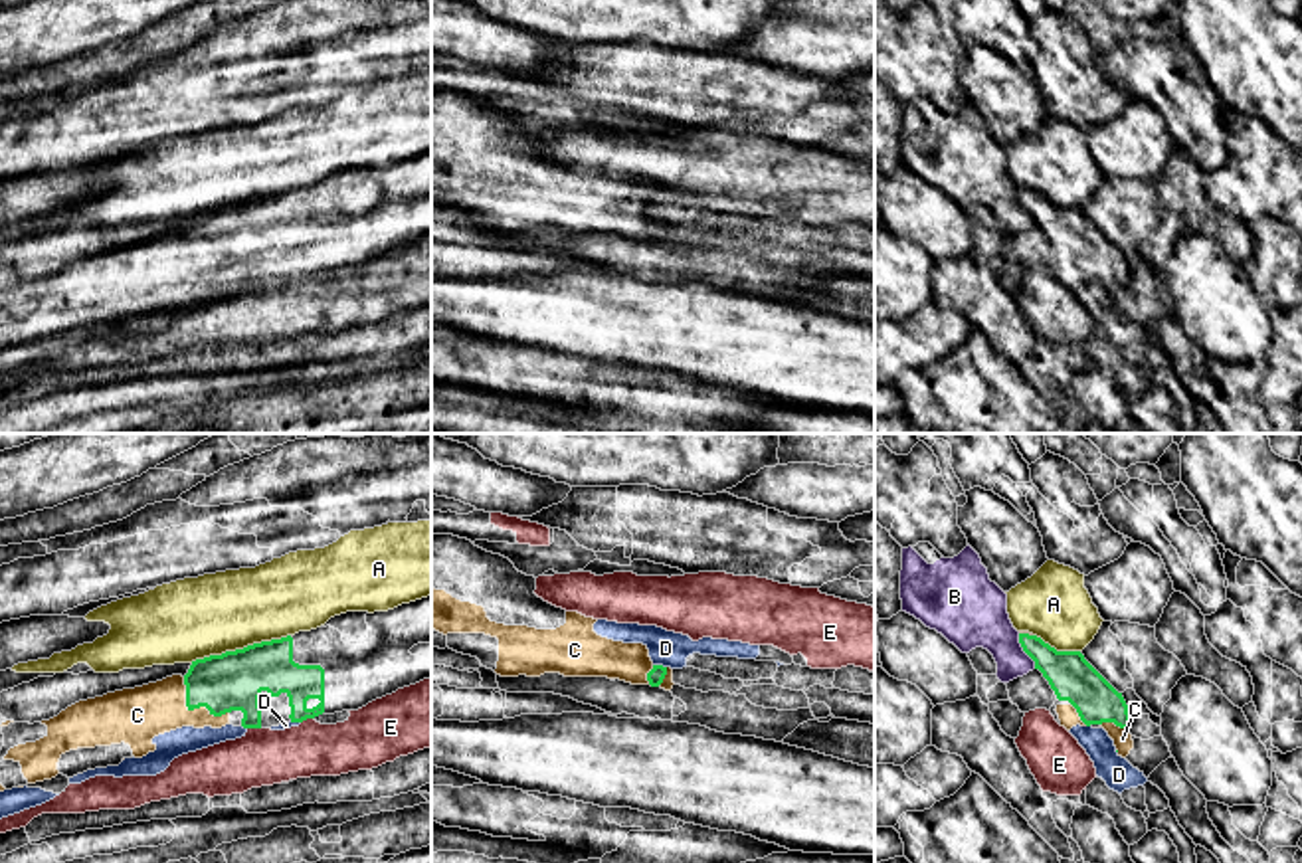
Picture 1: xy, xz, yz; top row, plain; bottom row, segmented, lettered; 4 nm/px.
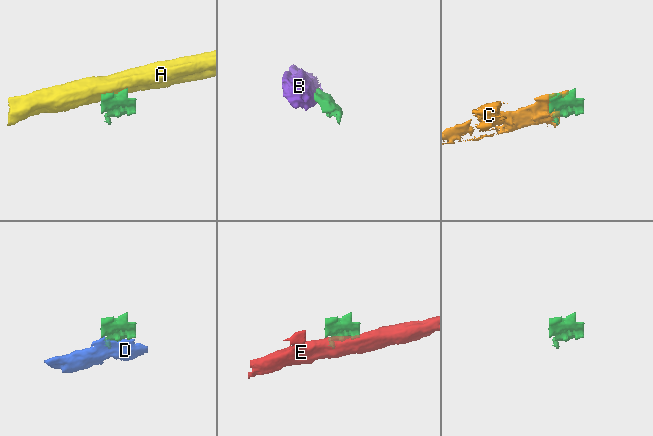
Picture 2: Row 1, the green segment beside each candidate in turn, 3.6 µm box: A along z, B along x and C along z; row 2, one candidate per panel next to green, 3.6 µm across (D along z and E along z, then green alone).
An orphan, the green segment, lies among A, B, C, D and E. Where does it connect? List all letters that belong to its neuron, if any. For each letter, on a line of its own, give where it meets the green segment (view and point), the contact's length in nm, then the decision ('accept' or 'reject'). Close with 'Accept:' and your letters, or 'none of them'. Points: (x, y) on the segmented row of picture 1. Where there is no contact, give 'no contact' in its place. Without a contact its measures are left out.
A: contact xy (240, 650); length 420 nm; reject
B: contact yz (1023, 650); length 160 nm; reject
C: contact xy (194, 707); length 240 nm; accept
D: contact xz (659, 666); length 60 nm; reject
E: contact xy (307, 717); length 60 nm; reject
Accept: C

